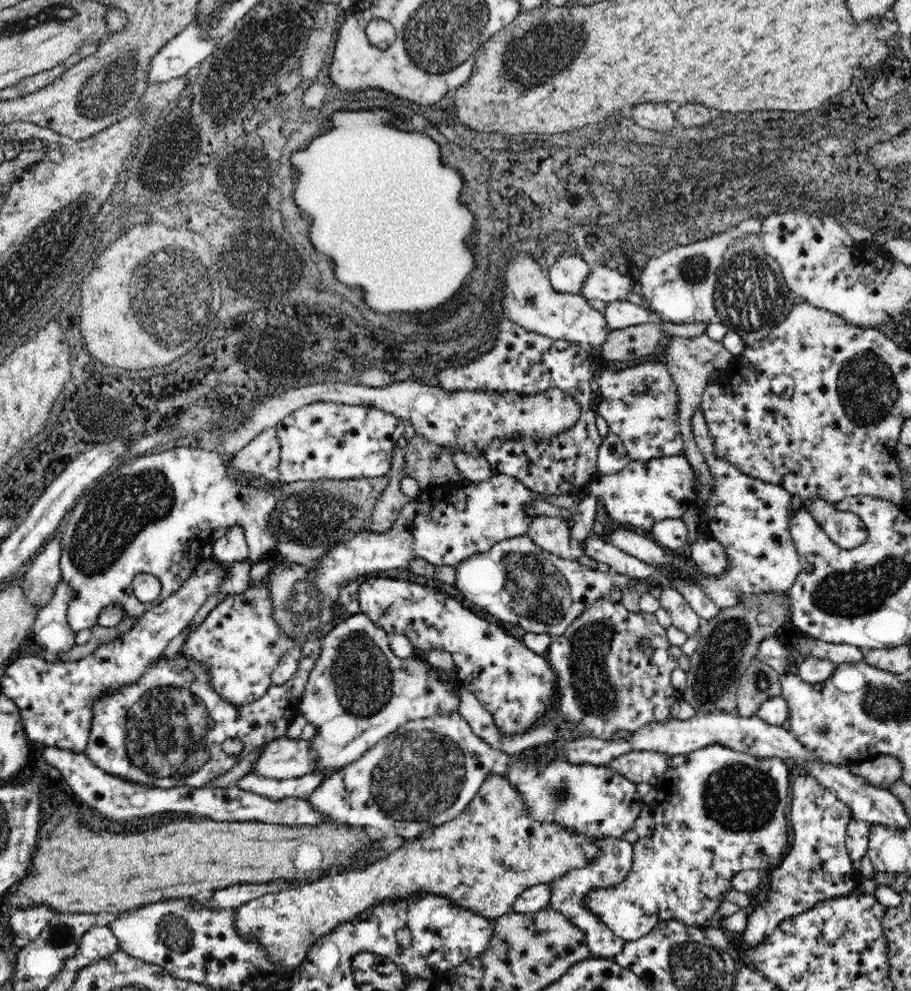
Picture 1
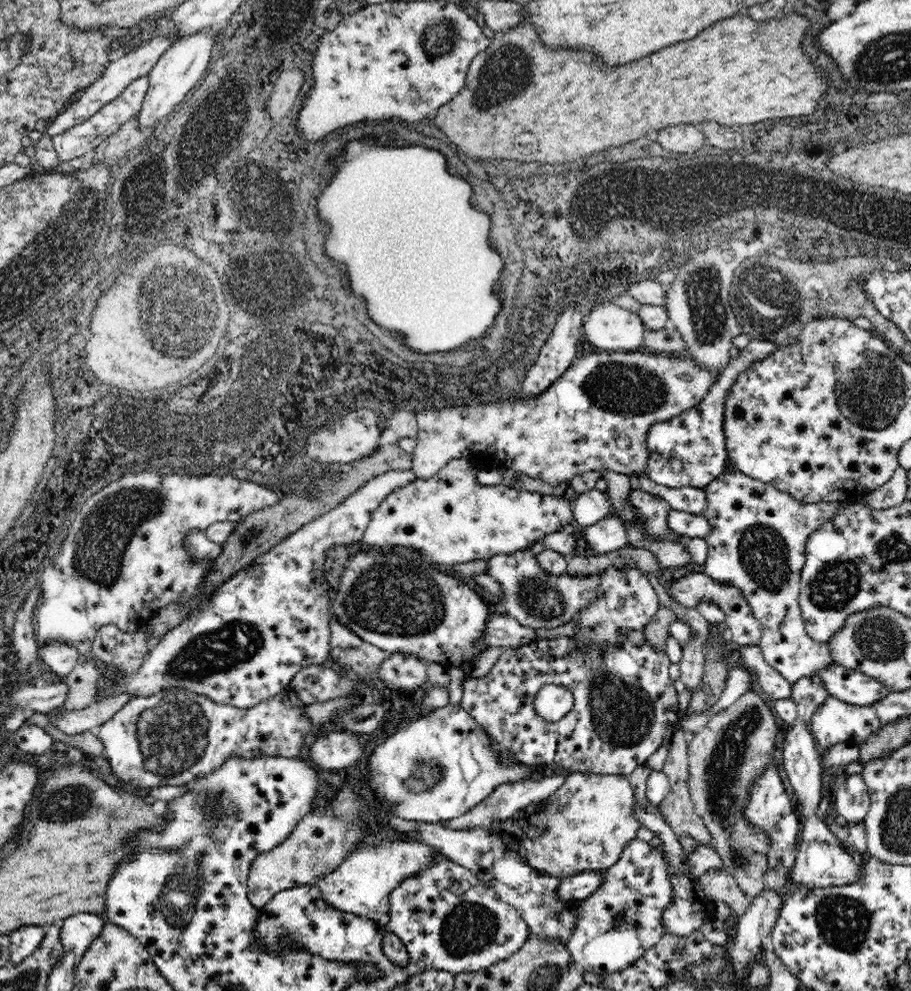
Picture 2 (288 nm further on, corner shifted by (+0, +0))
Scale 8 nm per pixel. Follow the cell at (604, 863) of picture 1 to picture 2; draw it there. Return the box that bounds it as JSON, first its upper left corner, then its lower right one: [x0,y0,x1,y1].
[566,838,672,974]

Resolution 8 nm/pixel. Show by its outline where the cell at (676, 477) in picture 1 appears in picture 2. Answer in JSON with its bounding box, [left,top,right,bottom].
[584,516,628,556]

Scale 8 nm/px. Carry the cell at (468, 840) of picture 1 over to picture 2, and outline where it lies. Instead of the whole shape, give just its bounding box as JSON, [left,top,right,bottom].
[490,772,642,878]

